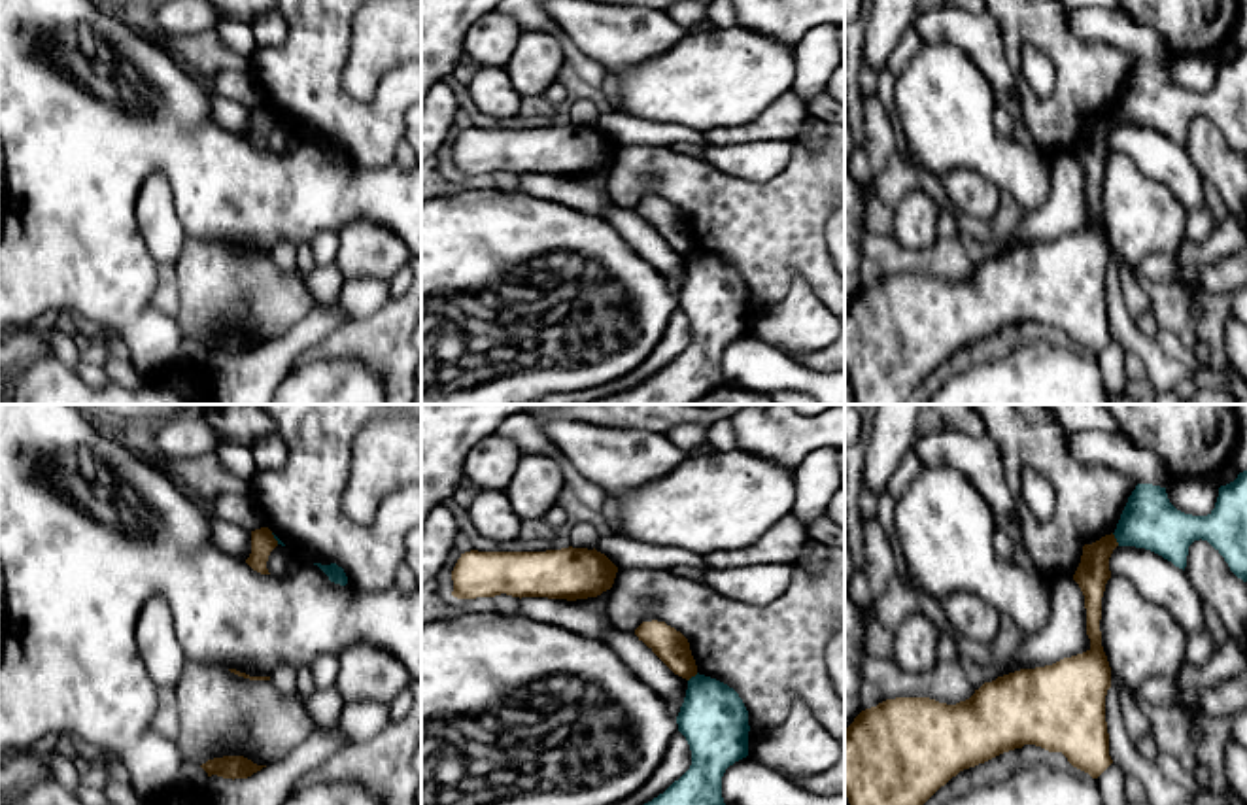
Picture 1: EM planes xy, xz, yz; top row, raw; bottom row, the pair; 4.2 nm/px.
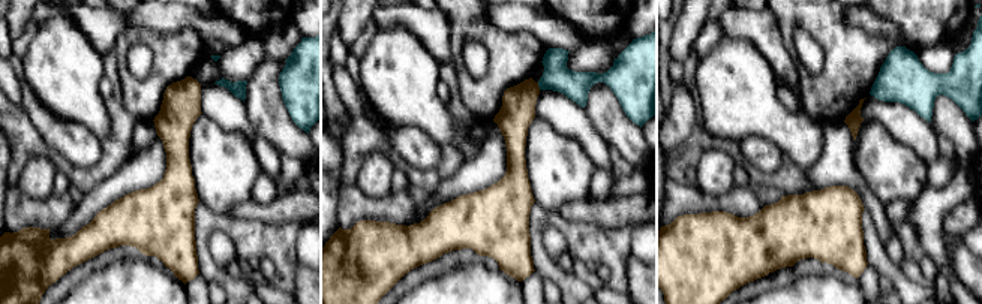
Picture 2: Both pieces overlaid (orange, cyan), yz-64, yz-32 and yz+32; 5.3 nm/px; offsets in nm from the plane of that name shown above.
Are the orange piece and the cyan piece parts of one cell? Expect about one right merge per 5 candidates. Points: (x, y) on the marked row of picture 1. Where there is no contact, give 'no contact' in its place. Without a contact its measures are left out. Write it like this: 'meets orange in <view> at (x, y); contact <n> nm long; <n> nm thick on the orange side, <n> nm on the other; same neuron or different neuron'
meets orange in yz at (1115, 539); contact 70 nm long; 140 nm thick on the orange side, 240 nm on the other; different neuron

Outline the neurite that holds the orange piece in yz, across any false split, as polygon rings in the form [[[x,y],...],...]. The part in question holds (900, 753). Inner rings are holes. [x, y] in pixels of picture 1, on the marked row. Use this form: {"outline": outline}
{"outline": [[[1113,533],[1085,544],[1073,574],[1085,595],[1086,652],[998,677],[956,705],[896,697],[862,711],[845,729],[848,803],[924,805],[960,771],[1024,745],[1062,752],[1098,779],[1113,763],[1105,722],[1111,667],[1100,620],[1117,546]]]}

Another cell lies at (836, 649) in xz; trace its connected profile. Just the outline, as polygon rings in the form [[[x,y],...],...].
[[[845,625],[833,633],[828,644],[828,669],[833,686],[845,703]]]

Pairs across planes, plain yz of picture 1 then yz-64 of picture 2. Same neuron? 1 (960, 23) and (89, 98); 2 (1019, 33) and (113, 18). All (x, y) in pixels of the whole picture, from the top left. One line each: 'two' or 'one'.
1: two
2: two

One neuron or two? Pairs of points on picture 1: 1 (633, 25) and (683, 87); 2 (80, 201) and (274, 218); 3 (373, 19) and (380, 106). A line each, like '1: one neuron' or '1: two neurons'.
1: two neurons
2: one neuron
3: two neurons

